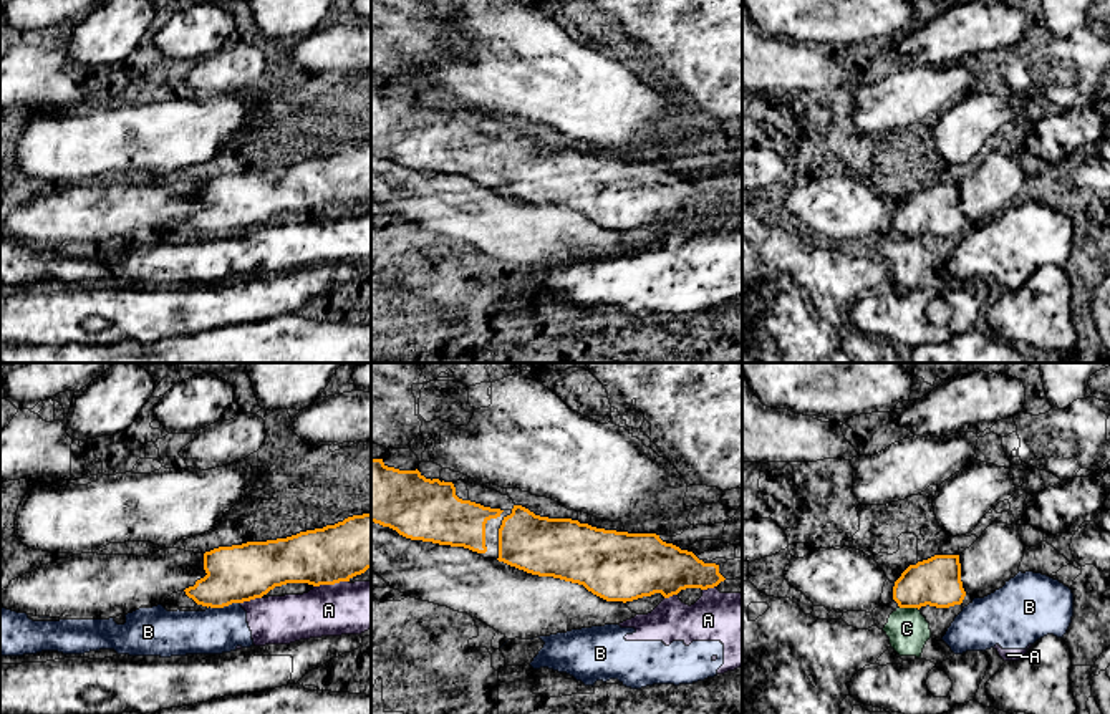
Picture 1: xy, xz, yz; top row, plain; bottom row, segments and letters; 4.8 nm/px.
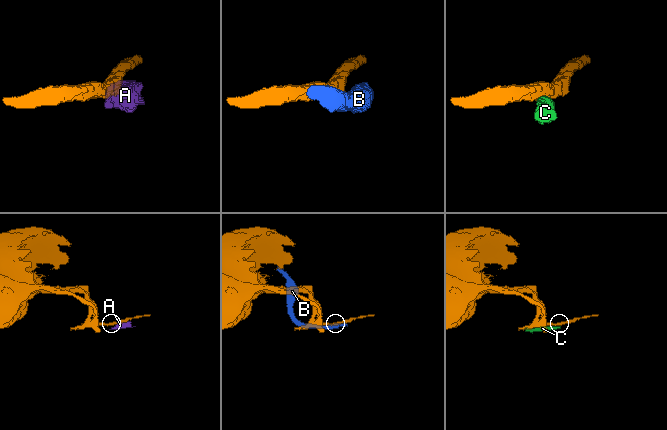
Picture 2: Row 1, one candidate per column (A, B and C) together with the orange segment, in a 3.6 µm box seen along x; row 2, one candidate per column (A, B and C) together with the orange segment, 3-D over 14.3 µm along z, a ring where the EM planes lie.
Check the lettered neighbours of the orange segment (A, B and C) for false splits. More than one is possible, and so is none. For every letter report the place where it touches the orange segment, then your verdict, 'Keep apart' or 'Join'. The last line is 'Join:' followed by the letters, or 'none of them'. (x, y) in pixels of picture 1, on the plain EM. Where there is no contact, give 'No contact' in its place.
A: Touches orange at xy (330, 212). Keep apart
B: Touches orange at xy (222, 236). Keep apart
C: Touches orange at yz (910, 236). Keep apart
Join: none of them

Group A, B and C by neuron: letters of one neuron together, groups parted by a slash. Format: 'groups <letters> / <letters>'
groups A B / C

